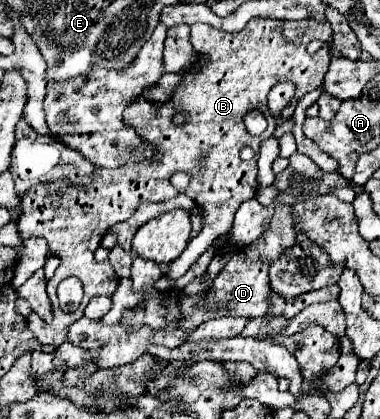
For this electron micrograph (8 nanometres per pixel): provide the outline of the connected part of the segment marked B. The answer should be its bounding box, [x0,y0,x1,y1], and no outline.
[18,18,333,348]

